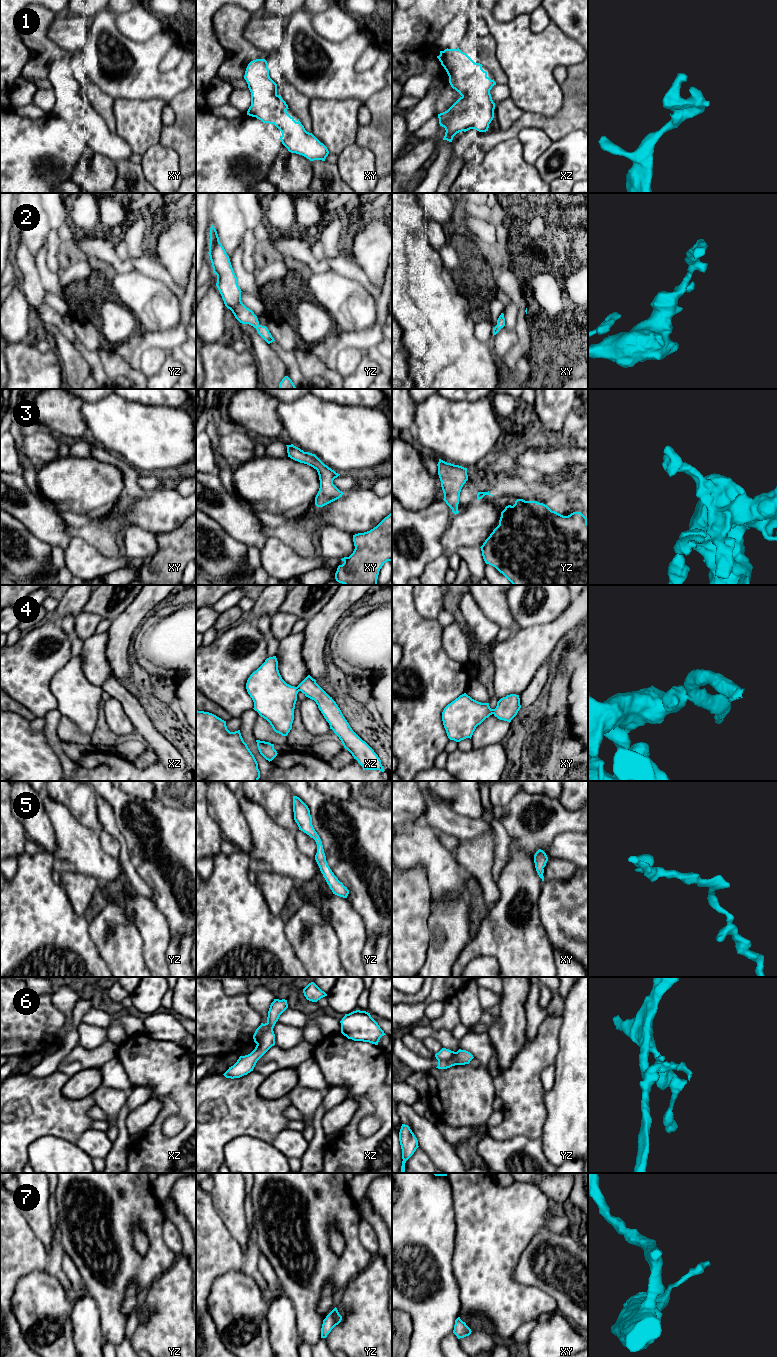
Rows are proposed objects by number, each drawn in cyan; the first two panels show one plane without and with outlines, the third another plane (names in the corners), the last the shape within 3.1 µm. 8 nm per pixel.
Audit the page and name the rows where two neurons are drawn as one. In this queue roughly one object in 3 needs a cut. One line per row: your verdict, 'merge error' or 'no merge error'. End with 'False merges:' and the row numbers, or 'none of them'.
1: no merge error
2: no merge error
3: no merge error
4: merge error
5: no merge error
6: merge error
7: no merge error
False merges: 4, 6

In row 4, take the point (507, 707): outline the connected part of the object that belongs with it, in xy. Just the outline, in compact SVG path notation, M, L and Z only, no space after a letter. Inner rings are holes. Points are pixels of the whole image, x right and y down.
M510 694L501 698L497 702L497 706L493 709L493 714L500 720L511 722L511 720L517 715L520 710L520 698L519 695Z

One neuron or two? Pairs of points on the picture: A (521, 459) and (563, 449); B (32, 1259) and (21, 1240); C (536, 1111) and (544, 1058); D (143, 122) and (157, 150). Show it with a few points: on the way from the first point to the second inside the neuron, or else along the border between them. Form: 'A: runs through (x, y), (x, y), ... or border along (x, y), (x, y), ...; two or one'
A: runs through (531, 459), (553, 459); one
B: runs through (27, 1254), (21, 1248), (21, 1245); one
C: runs through (532, 1098), (532, 1071); one
D: border along (160, 142), (154, 143), (141, 155); two

